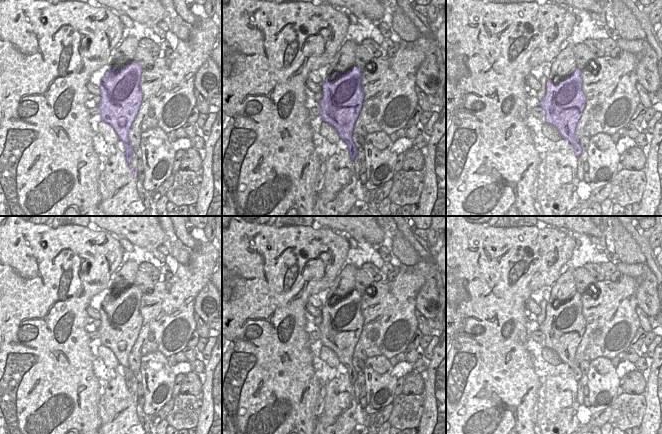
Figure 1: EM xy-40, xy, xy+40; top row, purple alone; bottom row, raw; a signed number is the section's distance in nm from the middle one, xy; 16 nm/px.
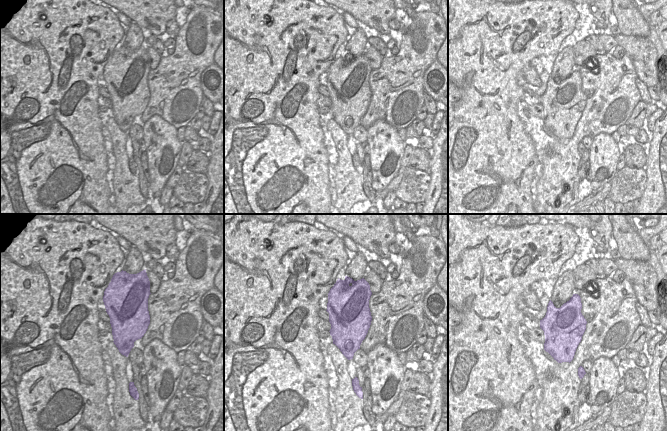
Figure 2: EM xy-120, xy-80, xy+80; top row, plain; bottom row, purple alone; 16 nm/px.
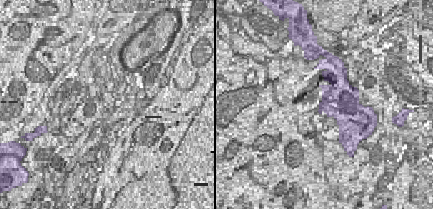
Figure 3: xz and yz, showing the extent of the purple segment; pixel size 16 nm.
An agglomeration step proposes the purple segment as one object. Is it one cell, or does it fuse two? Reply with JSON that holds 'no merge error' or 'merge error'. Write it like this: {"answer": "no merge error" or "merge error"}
{"answer": "no merge error"}

